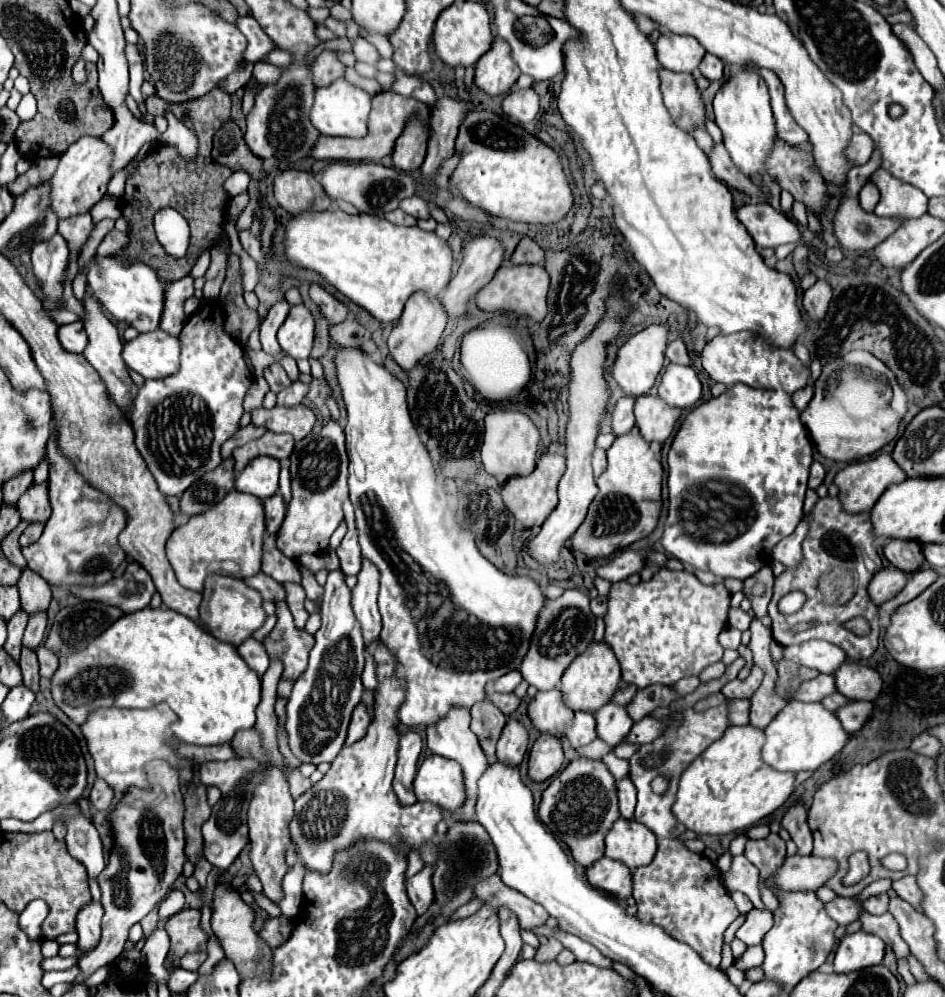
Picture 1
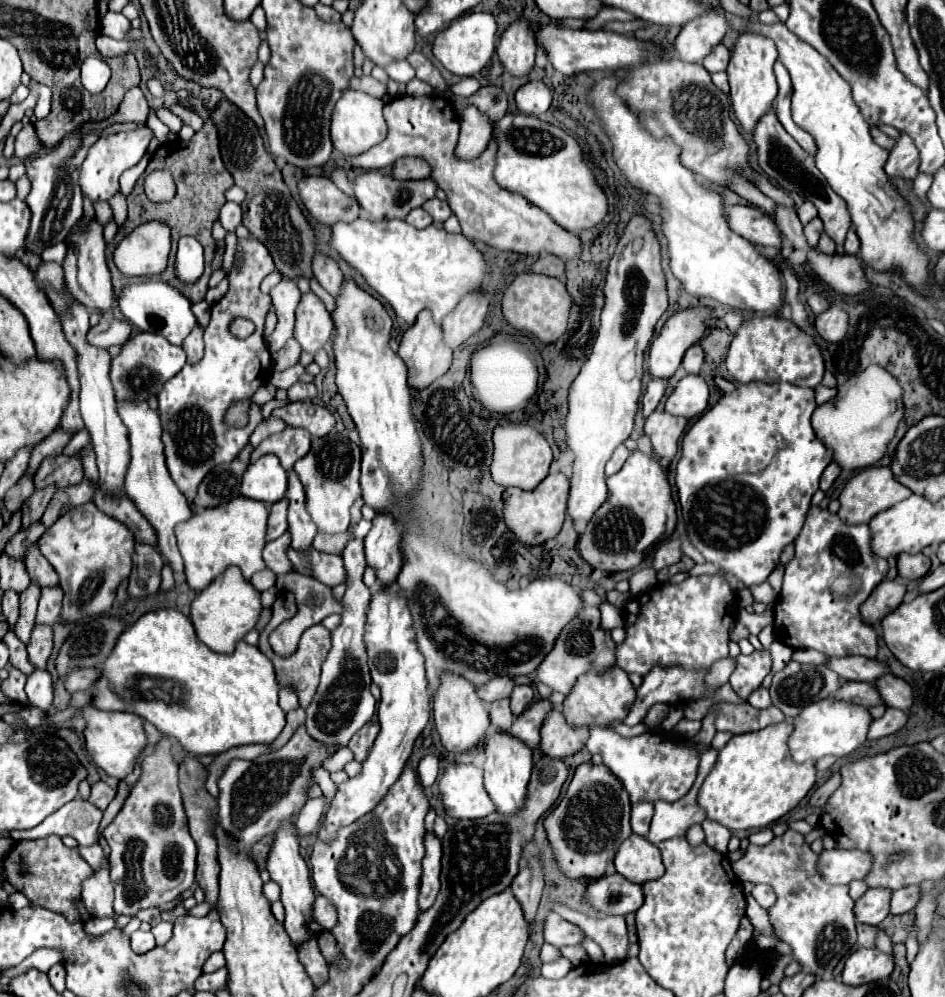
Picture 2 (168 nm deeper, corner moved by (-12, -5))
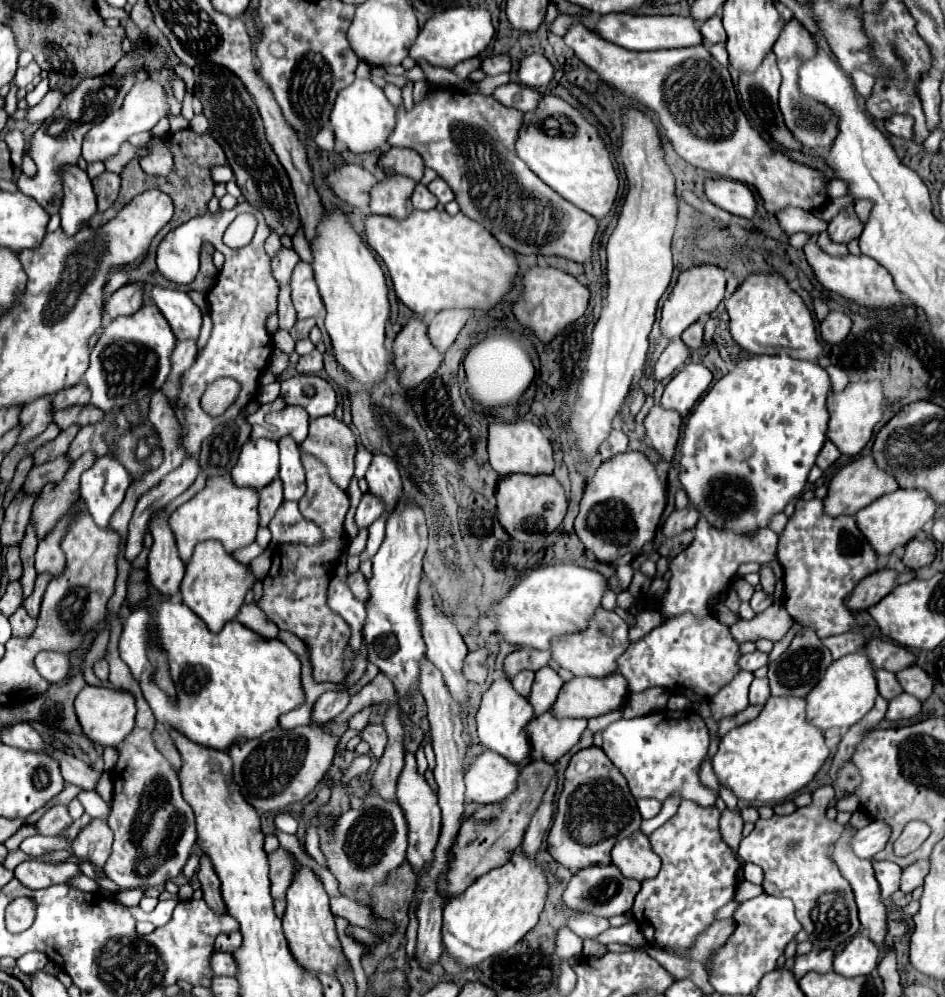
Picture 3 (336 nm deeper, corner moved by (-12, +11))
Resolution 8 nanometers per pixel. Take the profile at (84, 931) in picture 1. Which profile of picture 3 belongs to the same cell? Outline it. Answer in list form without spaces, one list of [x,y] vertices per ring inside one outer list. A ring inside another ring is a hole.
[[[95,818],[81,834],[73,840],[71,850],[77,858],[91,862],[99,872],[103,872],[109,856],[111,856],[111,844],[113,844],[113,832],[107,826],[107,822]]]

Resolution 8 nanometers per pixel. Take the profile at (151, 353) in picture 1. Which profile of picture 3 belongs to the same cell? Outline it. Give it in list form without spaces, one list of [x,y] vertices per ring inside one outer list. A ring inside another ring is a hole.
[[[153,304],[139,308],[133,316],[121,316],[109,322],[103,328],[95,348],[91,350],[91,364],[83,376],[91,390],[89,404],[103,412],[115,406],[145,408],[145,396],[149,402],[153,392],[157,388],[161,390],[167,382],[167,376],[171,372],[171,352],[175,350],[175,344],[177,338],[173,336],[167,320]]]

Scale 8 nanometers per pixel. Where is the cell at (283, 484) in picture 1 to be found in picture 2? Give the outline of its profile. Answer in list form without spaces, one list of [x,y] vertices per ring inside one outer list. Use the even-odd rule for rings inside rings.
[[[285,532],[283,536],[279,536],[273,542],[267,542],[263,548],[263,560],[267,564],[267,568],[271,568],[275,574],[287,574],[291,572],[291,564],[289,558],[285,554],[287,546],[289,546],[289,532]]]

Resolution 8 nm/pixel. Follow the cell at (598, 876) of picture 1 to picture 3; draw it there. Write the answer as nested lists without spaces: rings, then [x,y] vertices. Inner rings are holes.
[[[609,864],[609,866],[589,866],[589,868],[583,868],[577,874],[573,874],[567,890],[563,892],[563,902],[565,902],[567,908],[571,908],[575,912],[591,912],[595,916],[611,918],[611,916],[625,914],[627,910],[631,910],[639,888],[641,888],[641,882],[625,878],[619,872],[619,868],[615,868],[613,864]]]

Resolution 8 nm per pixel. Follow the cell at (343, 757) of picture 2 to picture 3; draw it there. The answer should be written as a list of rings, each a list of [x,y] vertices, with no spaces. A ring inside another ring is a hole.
[[[372,706],[364,708],[361,712],[353,715],[349,720],[349,728],[355,731],[361,731],[369,723],[369,716],[372,711]]]

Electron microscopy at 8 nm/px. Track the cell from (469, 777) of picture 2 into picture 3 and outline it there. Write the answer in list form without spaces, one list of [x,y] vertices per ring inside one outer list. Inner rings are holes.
[[[491,750],[475,756],[465,768],[465,798],[479,804],[501,802],[515,790],[519,766],[509,764]]]

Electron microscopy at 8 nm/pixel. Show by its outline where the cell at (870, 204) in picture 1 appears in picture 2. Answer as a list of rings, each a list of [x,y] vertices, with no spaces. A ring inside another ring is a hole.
[[[901,132],[897,146],[889,152],[885,172],[889,174],[889,178],[895,178],[895,176],[915,178],[917,176],[917,172],[919,172],[919,150],[915,148],[915,142],[911,140],[911,136]]]

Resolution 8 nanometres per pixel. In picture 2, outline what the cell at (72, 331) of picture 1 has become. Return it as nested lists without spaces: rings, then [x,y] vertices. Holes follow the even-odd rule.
[[[101,320],[97,326],[89,330],[91,344],[99,348],[109,348],[115,344],[123,344],[131,336],[131,324],[127,320]]]

